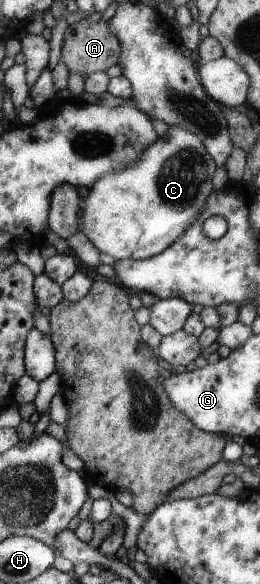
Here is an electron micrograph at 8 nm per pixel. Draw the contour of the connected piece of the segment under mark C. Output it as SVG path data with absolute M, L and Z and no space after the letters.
M169 127L168 134L163 137L158 135L157 141L141 155L135 166L109 172L85 190L87 194L82 232L100 252L113 256L115 260L147 260L164 252L196 223L213 193L211 177L218 165L209 157L204 142L183 128Z

